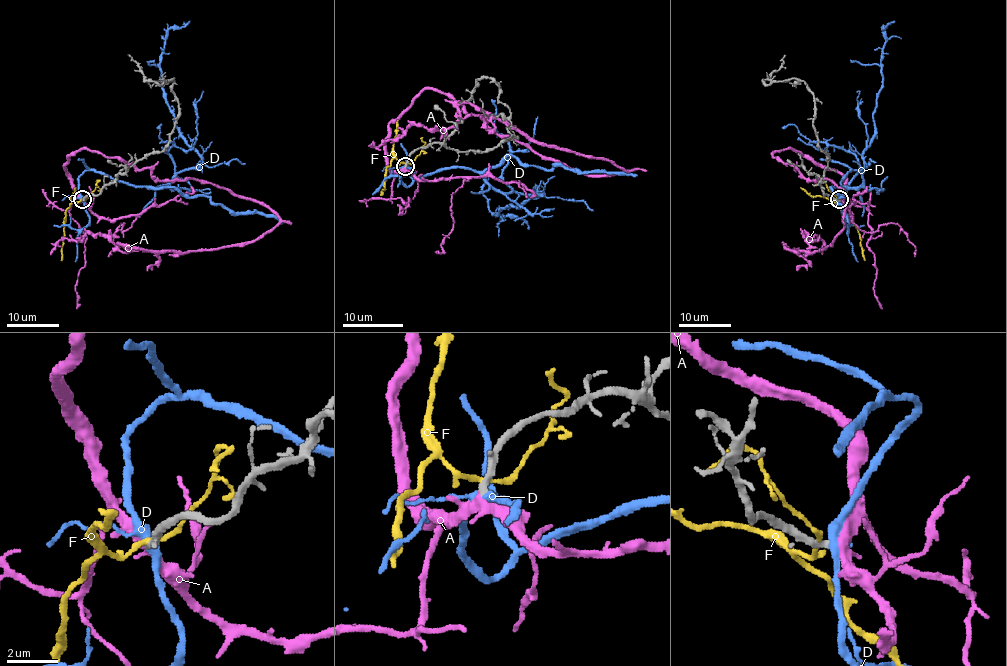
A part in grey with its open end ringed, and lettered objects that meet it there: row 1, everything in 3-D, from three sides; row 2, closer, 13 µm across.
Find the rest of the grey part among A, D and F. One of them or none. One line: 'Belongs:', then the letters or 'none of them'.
Belongs: A

